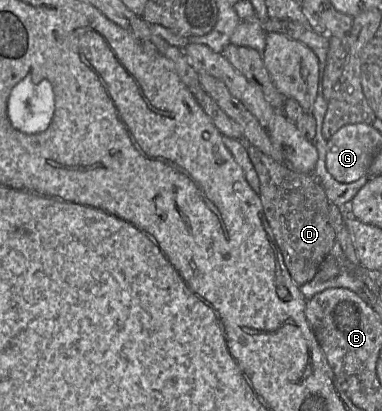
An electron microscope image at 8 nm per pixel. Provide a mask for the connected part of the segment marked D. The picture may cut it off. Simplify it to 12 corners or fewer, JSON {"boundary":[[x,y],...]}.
{"boundary":[[248,145],[259,198],[293,282],[333,250],[329,201],[312,174]]}

